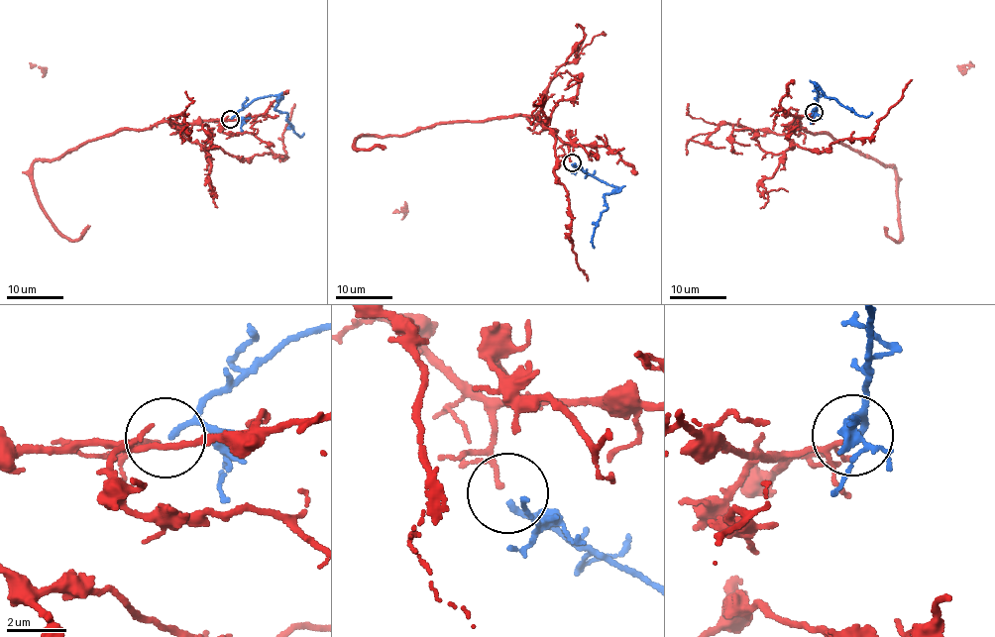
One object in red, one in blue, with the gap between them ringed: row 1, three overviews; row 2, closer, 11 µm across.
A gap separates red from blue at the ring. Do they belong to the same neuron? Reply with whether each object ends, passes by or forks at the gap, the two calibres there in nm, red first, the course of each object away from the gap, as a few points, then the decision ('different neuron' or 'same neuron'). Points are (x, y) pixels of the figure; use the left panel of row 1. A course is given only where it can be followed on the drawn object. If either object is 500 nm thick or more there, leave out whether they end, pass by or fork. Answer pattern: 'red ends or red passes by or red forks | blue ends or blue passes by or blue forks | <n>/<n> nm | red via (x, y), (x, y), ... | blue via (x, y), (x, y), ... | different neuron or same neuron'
red ends | blue passes by | 180/140 nm | red via (229, 119), (180, 126), (158, 122), (142, 130), (114, 131), (61, 156), (38, 159), (34, 66), (29, 62) | blue via (230, 119), (256, 99), (274, 95), (277, 101), (276, 109), (287, 114), (295, 134), (301, 138), (304, 132) | same neuron

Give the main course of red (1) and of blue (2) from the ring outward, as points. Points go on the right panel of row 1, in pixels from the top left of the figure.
1: (813, 112), (802, 115), (797, 126), (797, 124), (801, 125), (811, 134), (831, 135), (893, 165), (970, 61)
2: (816, 112), (819, 90), (816, 83), (826, 96), (858, 115), (867, 117), (871, 111)

